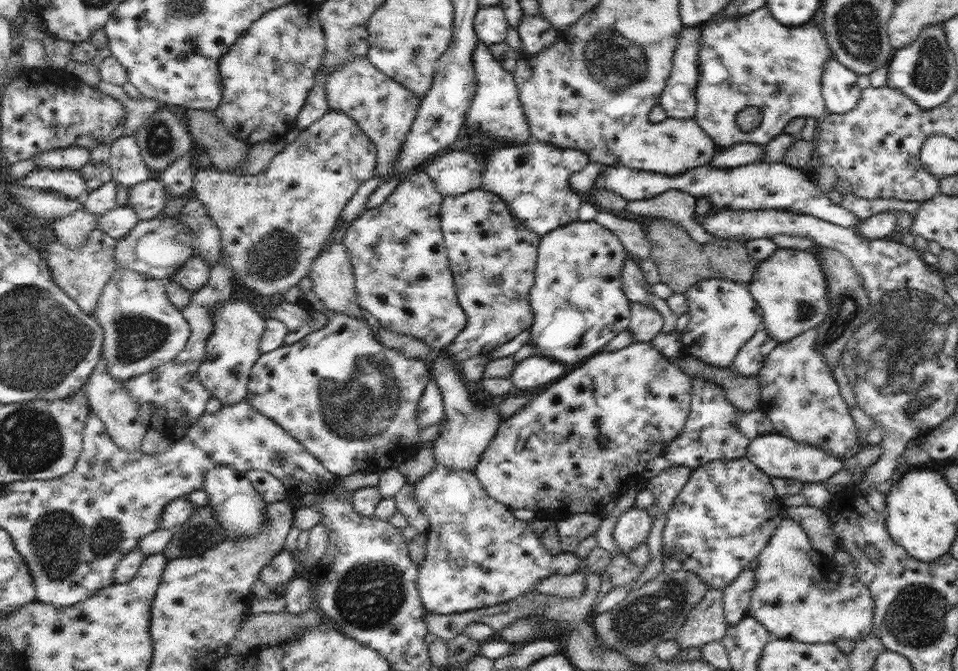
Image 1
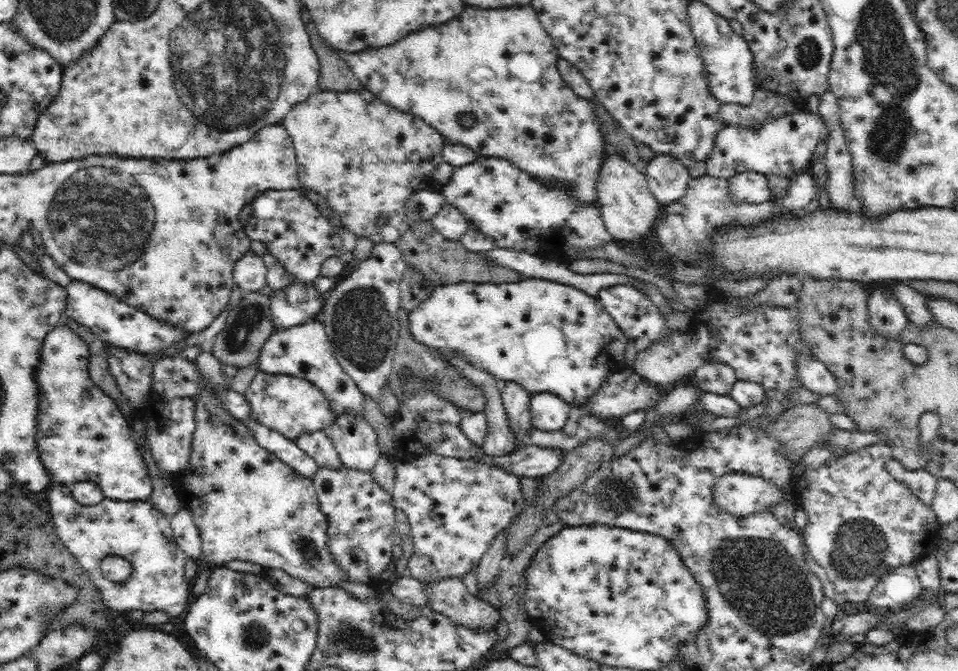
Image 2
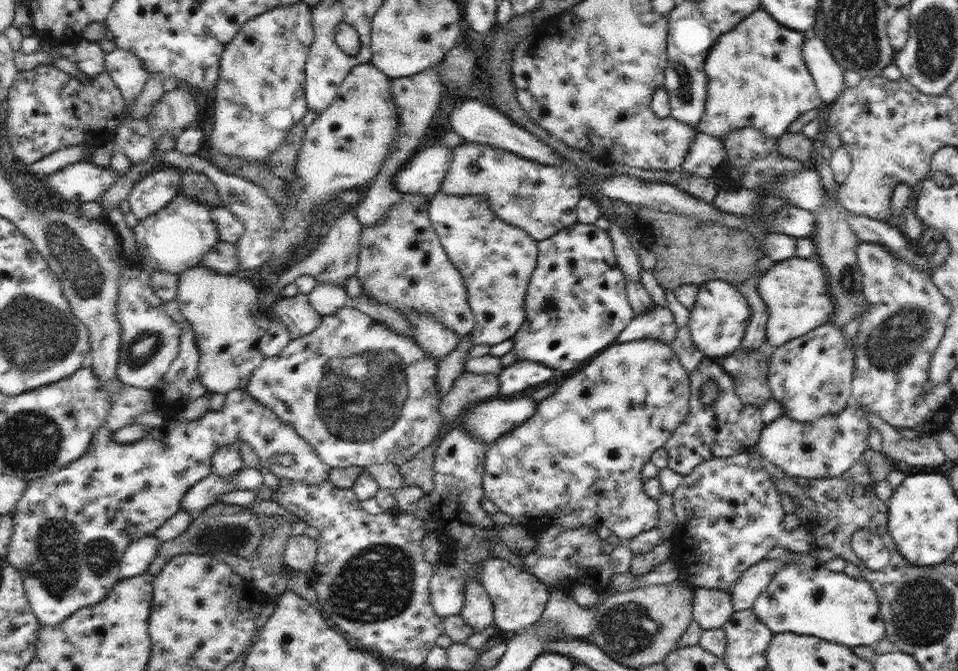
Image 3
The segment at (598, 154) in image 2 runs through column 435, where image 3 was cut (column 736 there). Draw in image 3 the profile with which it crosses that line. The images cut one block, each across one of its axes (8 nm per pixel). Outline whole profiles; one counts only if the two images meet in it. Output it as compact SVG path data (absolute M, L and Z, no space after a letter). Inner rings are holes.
M766 10L750 13L730 32L722 34L710 48L705 60L708 79L706 106L696 130L721 138L736 128L752 127L767 136L778 138L787 132L790 124L801 114L817 108L821 103L821 96L802 56L804 39L804 32L782 26L777 20L770 18Z

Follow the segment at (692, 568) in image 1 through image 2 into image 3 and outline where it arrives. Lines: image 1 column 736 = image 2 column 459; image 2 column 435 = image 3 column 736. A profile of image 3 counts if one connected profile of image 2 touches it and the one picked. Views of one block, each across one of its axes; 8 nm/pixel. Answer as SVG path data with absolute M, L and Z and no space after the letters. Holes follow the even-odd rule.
M751 451L727 457L716 455L702 461L682 479L680 486L672 493L676 528L670 539L673 552L671 559L678 570L688 573L690 581L697 587L728 589L738 582L748 567L764 559L776 545L792 553L813 552L816 538L806 525L801 524L792 531L782 526L785 512L780 503L781 495L772 475L766 472L762 462Z

